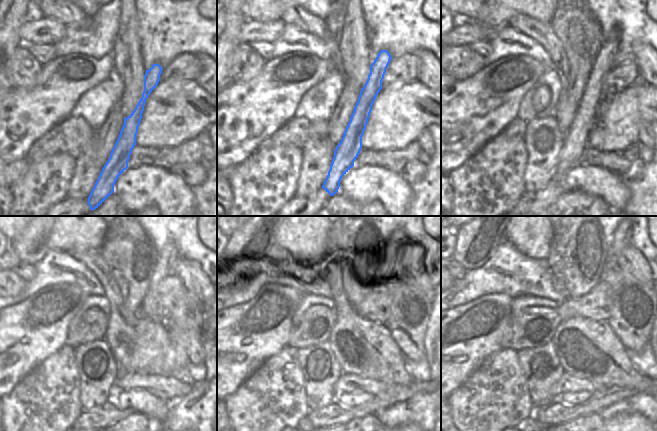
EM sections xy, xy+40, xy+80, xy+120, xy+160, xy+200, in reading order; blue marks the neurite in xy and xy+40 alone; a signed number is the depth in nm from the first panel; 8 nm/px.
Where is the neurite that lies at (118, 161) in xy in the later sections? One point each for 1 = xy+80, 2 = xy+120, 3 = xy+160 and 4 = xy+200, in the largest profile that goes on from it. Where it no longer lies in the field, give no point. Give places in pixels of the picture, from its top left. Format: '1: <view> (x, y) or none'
1: xy+80 (575, 139)
2: xy+120 (167, 255)
3: xy+160 (394, 246)
4: xy+200 (621, 237)

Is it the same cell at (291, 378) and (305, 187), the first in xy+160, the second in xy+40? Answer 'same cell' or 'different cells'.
different cells

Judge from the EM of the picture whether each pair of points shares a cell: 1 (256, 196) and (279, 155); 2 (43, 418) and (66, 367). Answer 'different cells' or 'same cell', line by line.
1: same cell
2: same cell

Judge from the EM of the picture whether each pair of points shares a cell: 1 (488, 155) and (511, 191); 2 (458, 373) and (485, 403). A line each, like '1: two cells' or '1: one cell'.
1: one cell
2: two cells

